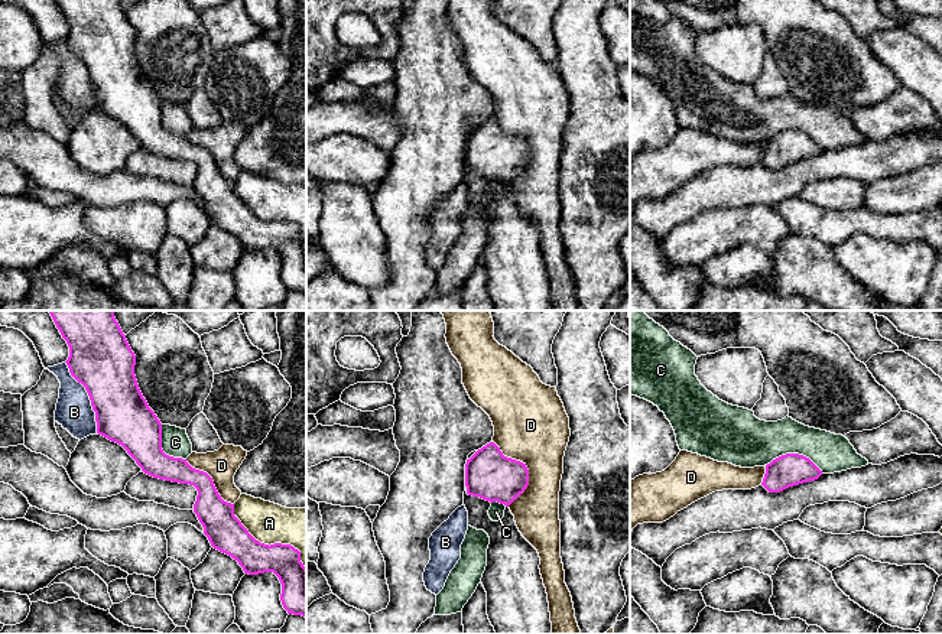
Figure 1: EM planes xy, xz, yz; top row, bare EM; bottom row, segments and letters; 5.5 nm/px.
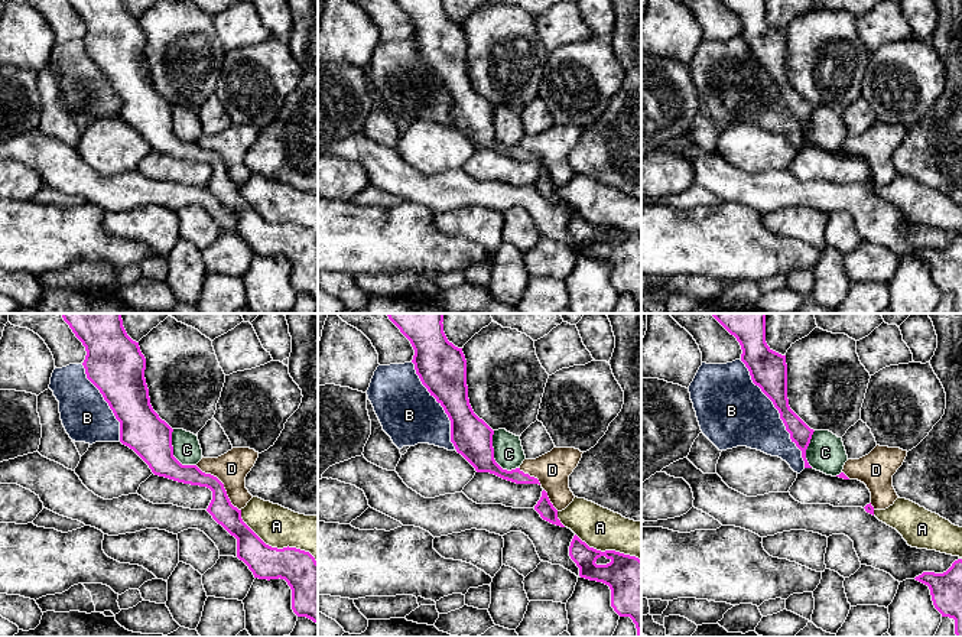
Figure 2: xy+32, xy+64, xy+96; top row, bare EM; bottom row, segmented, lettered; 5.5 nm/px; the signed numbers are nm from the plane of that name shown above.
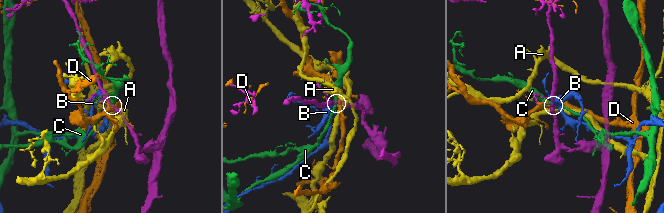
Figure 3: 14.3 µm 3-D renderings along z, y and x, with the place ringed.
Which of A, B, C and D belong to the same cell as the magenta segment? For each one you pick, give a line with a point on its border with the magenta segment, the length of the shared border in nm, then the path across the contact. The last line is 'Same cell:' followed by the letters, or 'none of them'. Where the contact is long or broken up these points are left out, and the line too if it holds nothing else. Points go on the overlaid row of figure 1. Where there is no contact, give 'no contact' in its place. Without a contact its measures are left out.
Same cell: none of them

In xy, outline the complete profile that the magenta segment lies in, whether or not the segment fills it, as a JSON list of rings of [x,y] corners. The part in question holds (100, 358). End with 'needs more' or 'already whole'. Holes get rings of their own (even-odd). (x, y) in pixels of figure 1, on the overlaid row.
[[[49,311],[56,328],[69,347],[65,361],[71,375],[81,383],[95,412],[97,433],[121,445],[142,471],[153,478],[189,484],[198,491],[194,513],[211,546],[238,562],[244,573],[273,572],[280,583],[280,601],[288,614],[306,618],[306,568],[301,552],[290,544],[264,544],[256,540],[234,516],[234,504],[218,494],[212,478],[192,468],[186,459],[173,458],[162,449],[162,423],[143,397],[136,375],[136,355],[114,318],[114,311]]]; already whole

